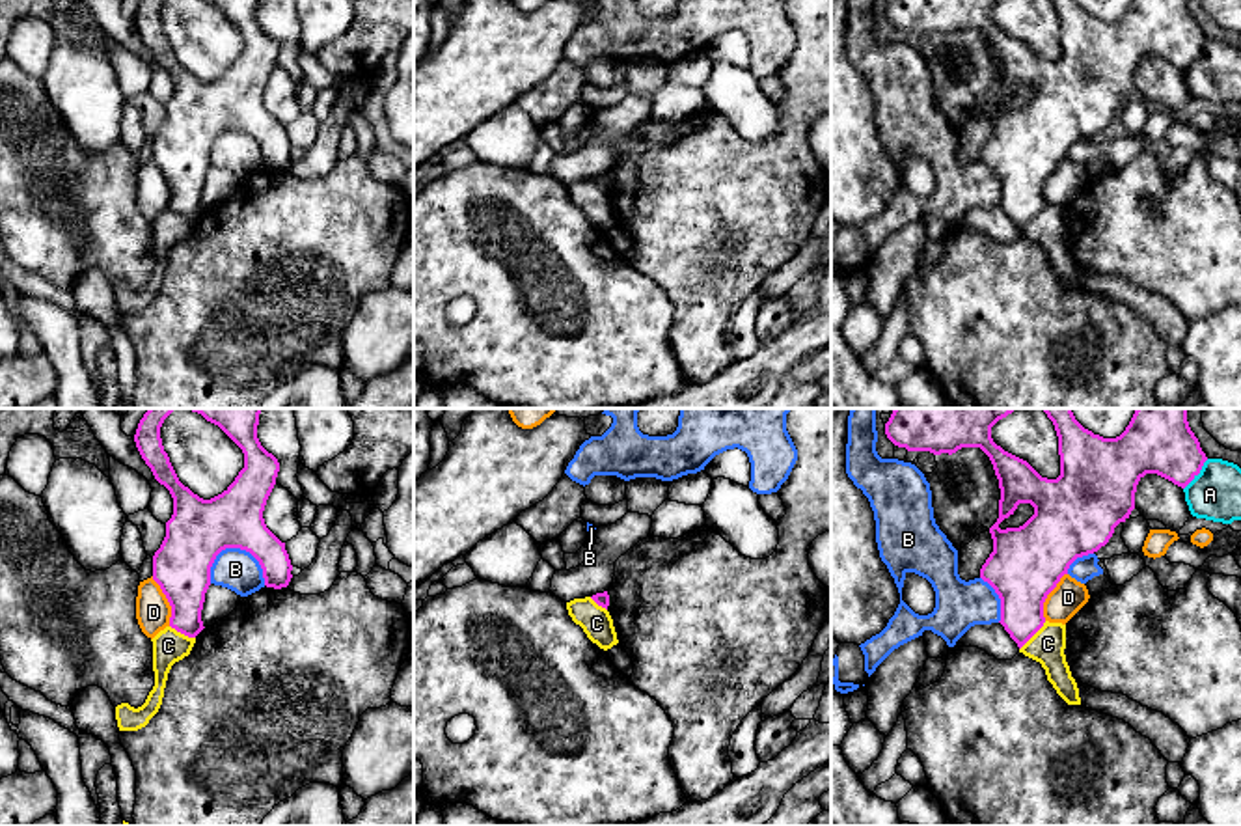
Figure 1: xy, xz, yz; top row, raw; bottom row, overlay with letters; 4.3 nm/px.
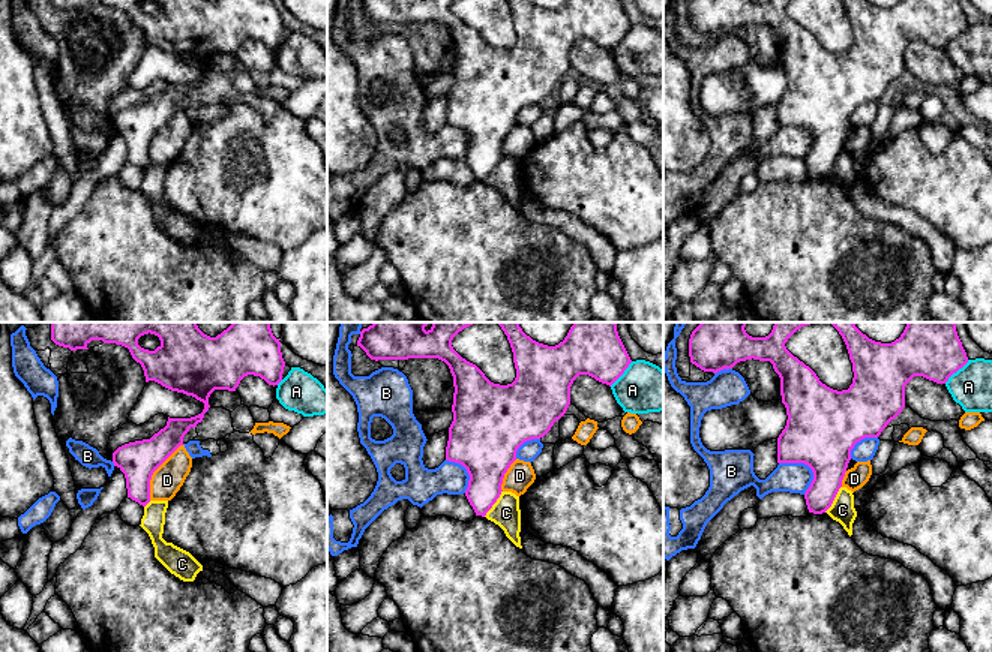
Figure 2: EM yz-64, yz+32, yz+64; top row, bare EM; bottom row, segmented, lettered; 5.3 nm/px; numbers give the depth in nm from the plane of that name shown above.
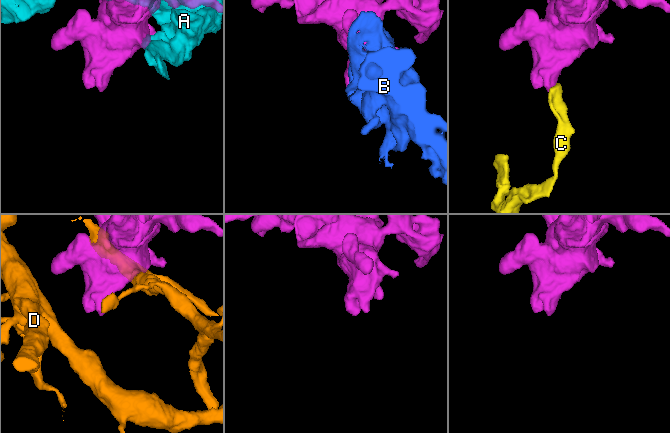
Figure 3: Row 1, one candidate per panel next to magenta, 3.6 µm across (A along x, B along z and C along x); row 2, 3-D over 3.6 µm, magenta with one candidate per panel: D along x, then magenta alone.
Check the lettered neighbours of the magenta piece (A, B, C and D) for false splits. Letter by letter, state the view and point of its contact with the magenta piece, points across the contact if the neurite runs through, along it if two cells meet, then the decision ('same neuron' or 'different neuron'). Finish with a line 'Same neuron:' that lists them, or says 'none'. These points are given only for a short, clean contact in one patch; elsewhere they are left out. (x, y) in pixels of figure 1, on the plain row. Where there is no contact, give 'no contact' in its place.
A: yz (1199, 55) | different neuron
B: xy (243, 131) | different neuron
C: yz (1033, 217) | along yz (1046, 204), (1020, 232) | different neuron
D: xy (168, 183) | different neuron
Same neuron: none

